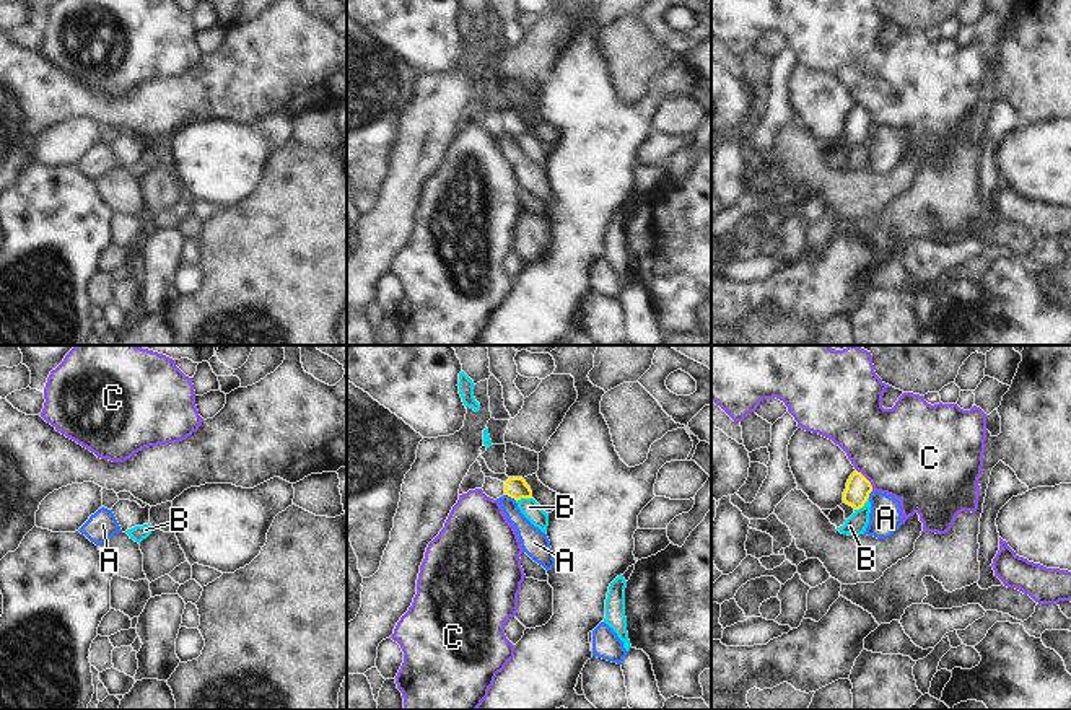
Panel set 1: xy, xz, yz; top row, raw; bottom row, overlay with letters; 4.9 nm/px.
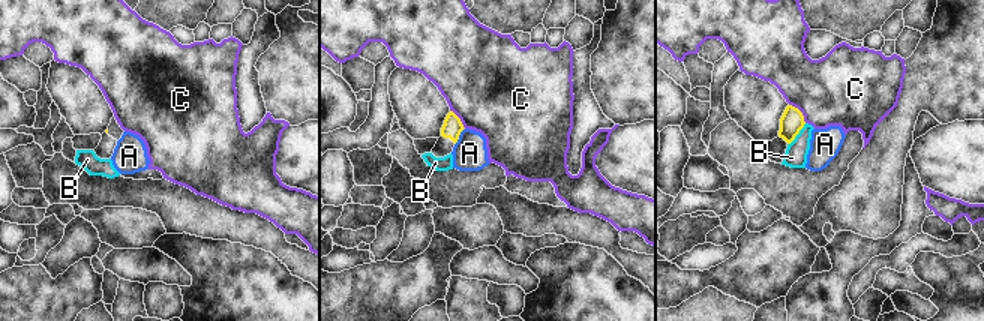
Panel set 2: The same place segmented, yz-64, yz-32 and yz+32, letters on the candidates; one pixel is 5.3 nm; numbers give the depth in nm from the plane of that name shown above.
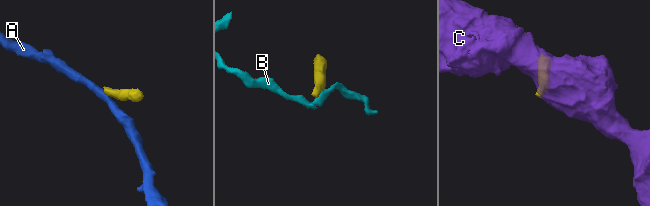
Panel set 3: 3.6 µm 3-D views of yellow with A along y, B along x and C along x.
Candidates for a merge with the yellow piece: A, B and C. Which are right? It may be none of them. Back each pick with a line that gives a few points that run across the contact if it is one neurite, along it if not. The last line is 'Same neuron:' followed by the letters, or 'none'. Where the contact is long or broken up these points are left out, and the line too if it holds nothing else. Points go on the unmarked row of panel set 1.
Same neuron: none.

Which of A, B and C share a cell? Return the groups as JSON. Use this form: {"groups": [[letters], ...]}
{"groups": [["A"], ["B"], ["C"]]}

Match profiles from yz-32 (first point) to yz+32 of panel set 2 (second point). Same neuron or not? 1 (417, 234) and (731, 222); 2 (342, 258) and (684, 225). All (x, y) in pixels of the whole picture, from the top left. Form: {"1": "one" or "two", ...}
{"1": "two", "2": "two"}

